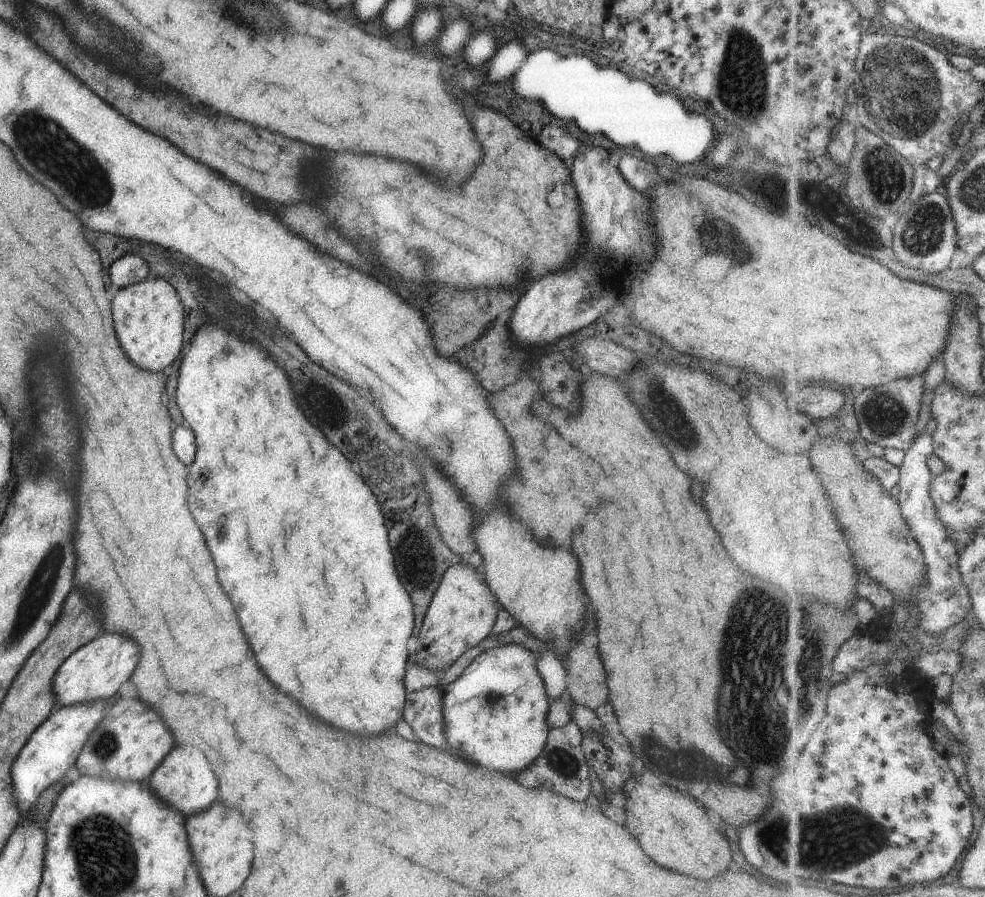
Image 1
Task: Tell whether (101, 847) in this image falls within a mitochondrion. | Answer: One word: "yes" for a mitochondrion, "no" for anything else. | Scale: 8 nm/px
yes

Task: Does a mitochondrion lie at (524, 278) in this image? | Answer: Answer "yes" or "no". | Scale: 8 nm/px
no

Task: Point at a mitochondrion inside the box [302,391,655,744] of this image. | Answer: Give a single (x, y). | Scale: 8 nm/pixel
(491, 699)

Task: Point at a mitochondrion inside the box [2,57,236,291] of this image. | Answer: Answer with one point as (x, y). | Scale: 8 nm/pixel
(44, 144)

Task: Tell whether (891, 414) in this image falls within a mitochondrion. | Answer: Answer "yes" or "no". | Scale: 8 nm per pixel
yes

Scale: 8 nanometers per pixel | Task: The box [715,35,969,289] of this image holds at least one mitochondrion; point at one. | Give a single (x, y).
(899, 90)

